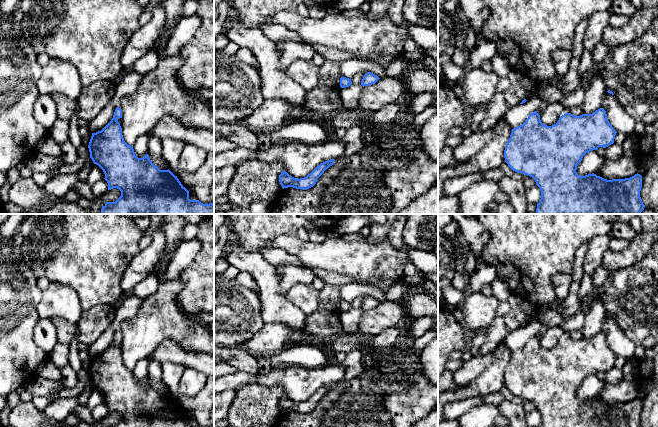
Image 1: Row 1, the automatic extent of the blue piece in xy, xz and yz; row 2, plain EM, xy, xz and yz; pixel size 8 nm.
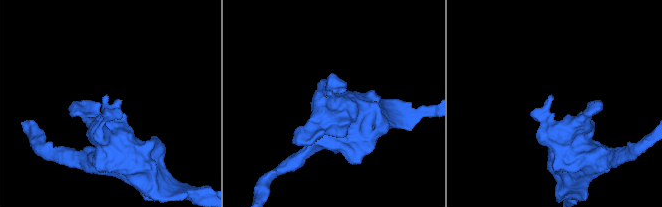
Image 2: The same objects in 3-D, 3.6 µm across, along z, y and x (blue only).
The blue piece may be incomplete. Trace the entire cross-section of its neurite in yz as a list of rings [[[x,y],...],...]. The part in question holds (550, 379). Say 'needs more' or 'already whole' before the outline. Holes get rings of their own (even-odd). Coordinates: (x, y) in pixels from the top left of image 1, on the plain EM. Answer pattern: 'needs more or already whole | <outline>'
already whole | [[[603,332],[592,338],[580,340],[565,337],[552,350],[544,349],[540,344],[540,339],[534,335],[522,349],[512,353],[504,374],[504,382],[513,395],[523,397],[535,404],[541,415],[539,427],[643,427],[640,421],[642,400],[638,397],[630,402],[607,404],[594,397],[580,400],[576,396],[578,388],[586,377],[613,368],[616,357]]]

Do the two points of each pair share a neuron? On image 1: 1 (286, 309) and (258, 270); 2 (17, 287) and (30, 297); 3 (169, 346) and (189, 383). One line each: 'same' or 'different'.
1: same
2: same
3: different

